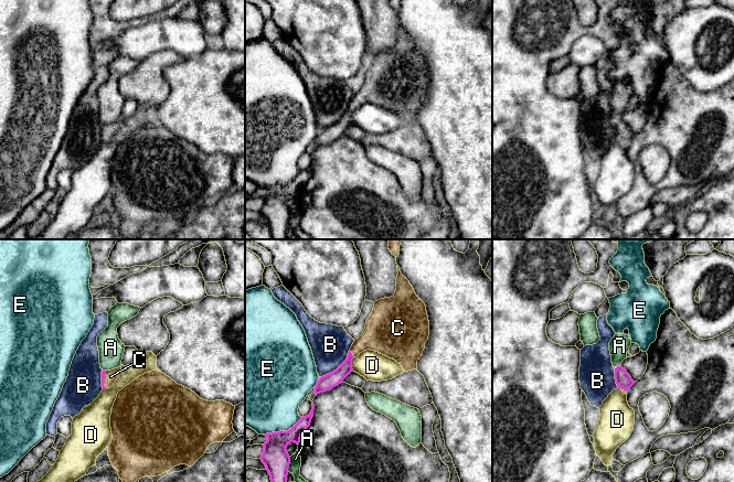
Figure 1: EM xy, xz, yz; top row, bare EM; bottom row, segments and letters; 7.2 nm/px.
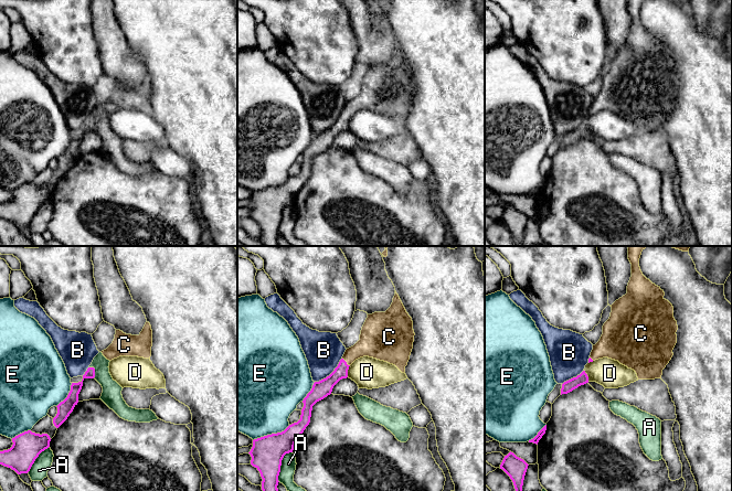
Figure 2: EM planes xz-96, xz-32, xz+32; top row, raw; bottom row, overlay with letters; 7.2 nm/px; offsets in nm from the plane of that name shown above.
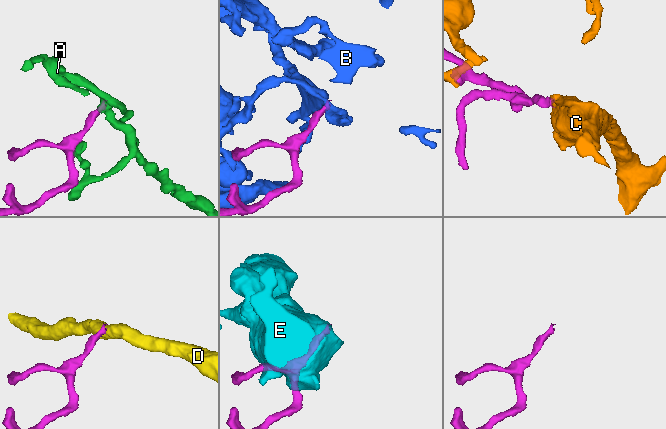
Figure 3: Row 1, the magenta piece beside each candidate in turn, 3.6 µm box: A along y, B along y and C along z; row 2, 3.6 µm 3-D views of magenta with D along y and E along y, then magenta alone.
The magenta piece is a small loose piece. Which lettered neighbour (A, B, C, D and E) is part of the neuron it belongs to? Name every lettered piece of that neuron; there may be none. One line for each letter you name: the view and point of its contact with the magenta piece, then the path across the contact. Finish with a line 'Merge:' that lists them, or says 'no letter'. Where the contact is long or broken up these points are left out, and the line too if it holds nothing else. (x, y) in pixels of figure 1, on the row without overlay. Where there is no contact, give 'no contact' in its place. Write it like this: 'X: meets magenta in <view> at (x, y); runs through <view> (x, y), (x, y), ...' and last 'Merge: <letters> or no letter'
C: meets magenta in xz at (351, 107); runs through xz (332, 132), (347, 118), (351, 107), (364, 95), (380, 88)
Merge: C

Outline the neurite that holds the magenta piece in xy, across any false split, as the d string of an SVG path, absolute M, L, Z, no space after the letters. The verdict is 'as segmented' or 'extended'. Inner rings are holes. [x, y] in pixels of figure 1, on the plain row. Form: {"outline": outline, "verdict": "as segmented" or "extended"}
{"outline": "M121 120L111 122L111 124L103 124L102 125L102 140L103 142L110 141L114 136L117 133L121 126Z", "verdict": "extended"}

